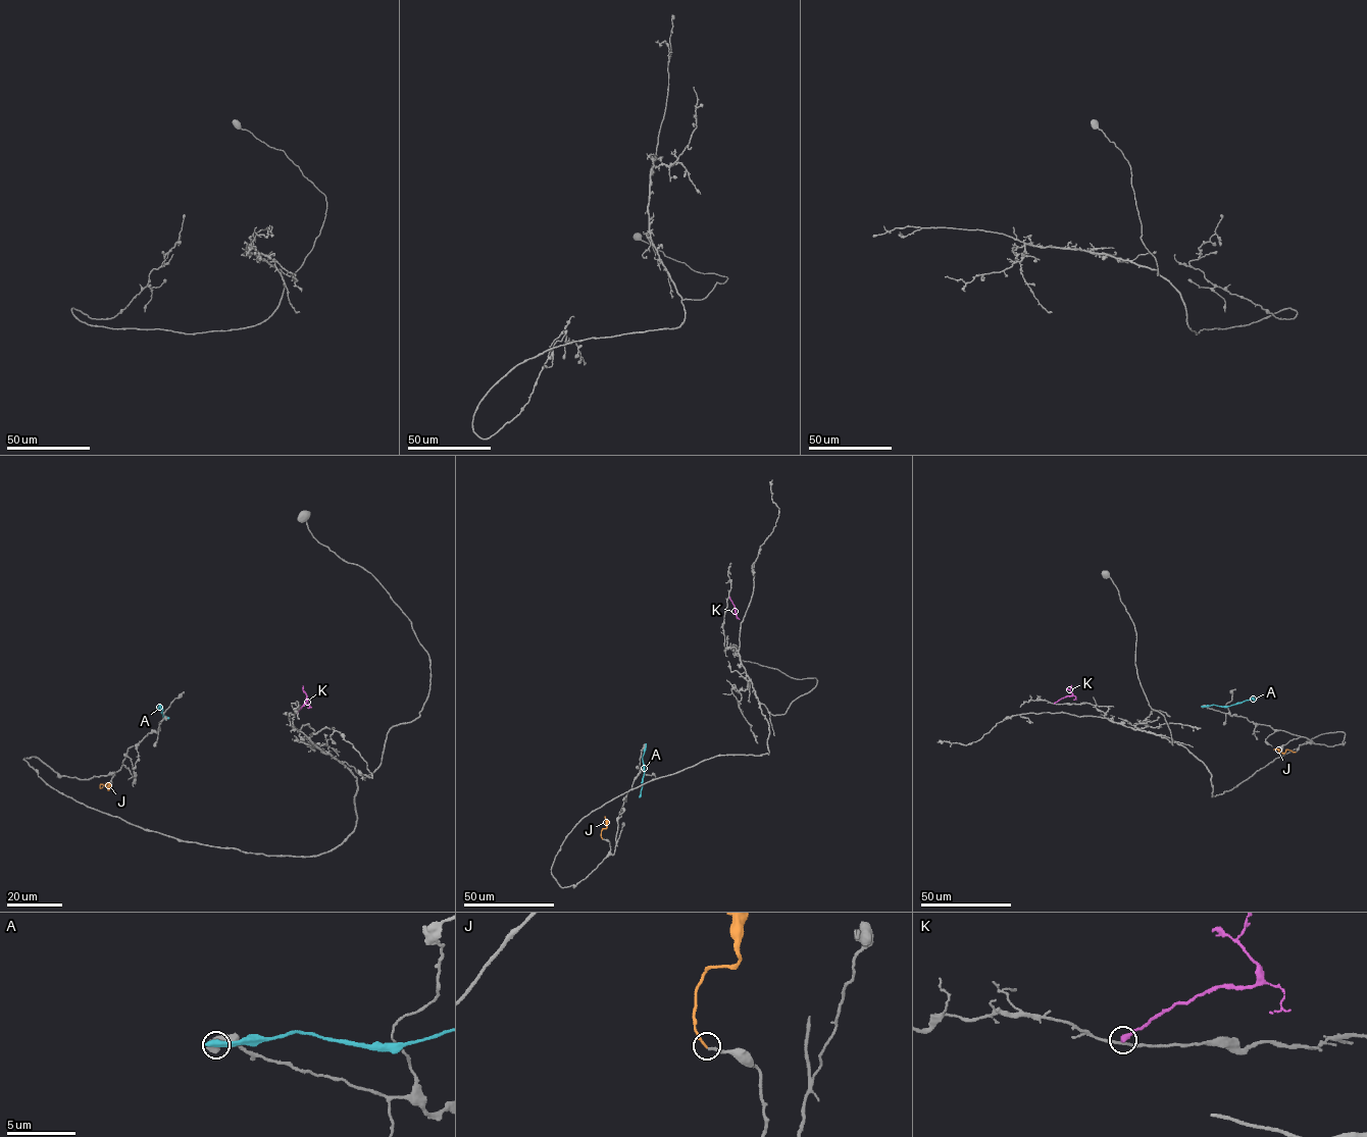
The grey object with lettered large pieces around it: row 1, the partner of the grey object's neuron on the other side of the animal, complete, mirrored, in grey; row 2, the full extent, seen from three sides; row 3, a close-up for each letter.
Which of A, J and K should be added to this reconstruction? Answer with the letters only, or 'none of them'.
J

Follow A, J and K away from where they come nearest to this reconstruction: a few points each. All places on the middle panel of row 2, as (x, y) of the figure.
A: (645, 745), (639, 797)
J: (602, 838), (601, 830), (606, 827), (605, 816)
K: (728, 597), (736, 609), (737, 615), (733, 614)

